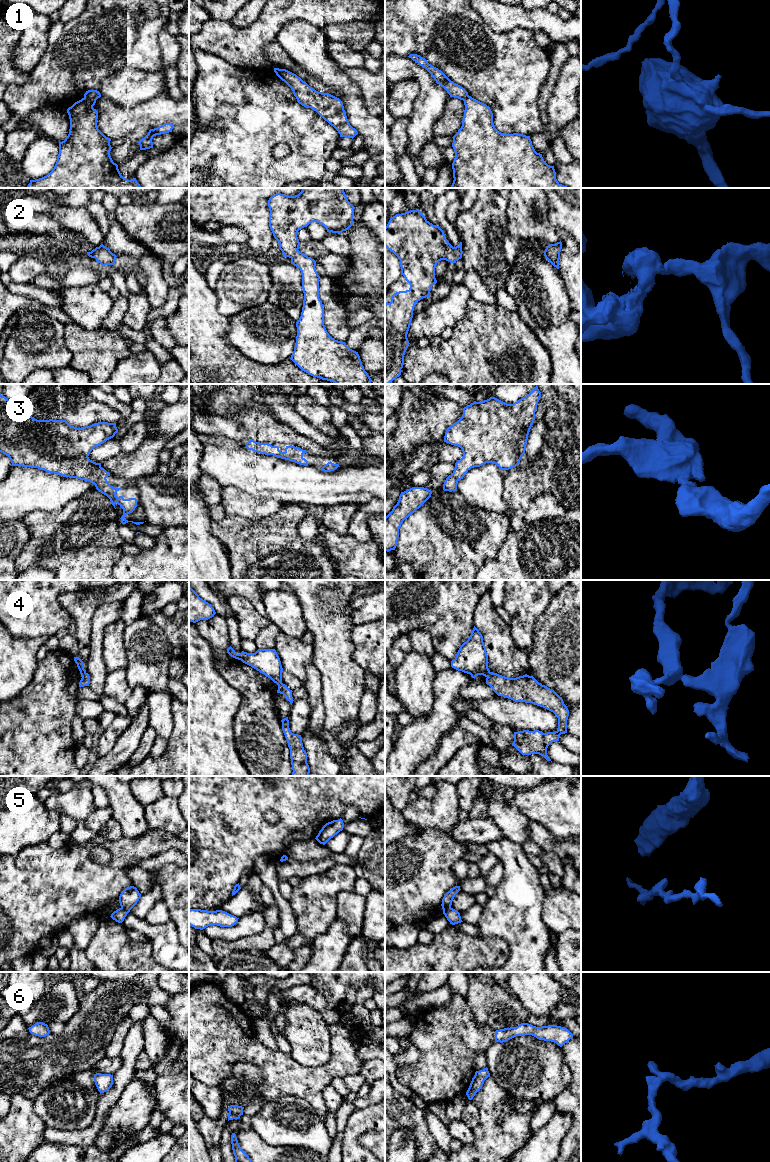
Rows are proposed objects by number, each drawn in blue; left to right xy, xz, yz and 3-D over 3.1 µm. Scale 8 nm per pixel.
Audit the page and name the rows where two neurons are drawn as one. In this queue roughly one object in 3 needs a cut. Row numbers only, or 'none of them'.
1, 4, 5

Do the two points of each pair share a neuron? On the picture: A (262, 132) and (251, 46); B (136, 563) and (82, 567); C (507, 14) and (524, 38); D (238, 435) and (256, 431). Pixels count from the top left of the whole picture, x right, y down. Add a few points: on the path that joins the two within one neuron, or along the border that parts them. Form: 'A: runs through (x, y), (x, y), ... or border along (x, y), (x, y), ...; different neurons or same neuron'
A: border along (231, 63), (237, 66), (273, 70); different neurons
B: border along (123, 554), (111, 569); different neurons
C: border along (494, 31), (501, 32), (525, 28), (532, 33); different neurons
D: border along (232, 417), (249, 434), (251, 439); different neurons

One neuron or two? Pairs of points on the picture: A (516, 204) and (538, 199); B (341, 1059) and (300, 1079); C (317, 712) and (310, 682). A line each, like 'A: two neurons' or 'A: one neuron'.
A: one neuron
B: one neuron
C: one neuron

